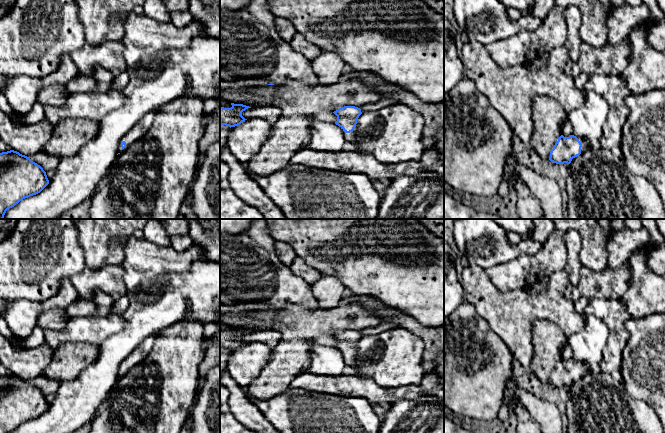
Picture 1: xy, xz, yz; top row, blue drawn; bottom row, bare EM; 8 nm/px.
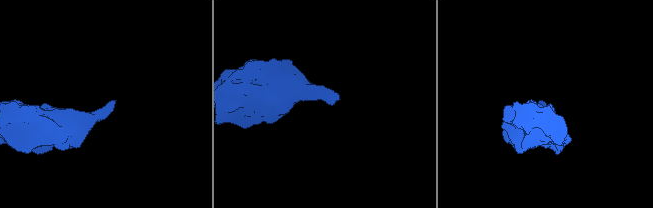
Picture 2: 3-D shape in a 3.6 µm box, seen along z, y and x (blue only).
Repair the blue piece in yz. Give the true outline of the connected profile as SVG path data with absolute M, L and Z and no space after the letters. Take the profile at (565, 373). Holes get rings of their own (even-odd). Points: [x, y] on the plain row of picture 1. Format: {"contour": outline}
{"contour": "M561 359L550 376L549 384L556 388L570 388L572 383L579 380L588 372L588 365L574 359Z"}

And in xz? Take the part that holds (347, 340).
{"contour": "M344 330L333 336L337 340L338 349L344 358L348 369L356 367L357 343L362 338L361 333L355 330Z"}

